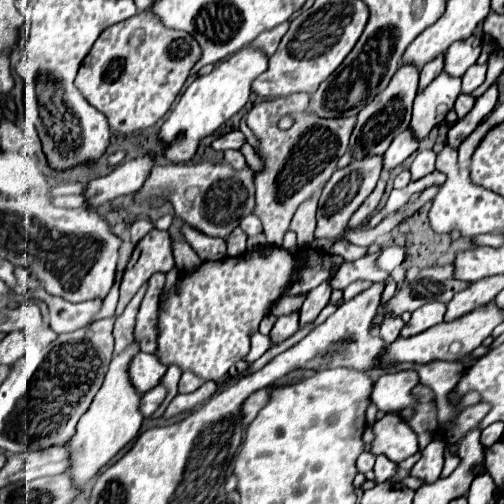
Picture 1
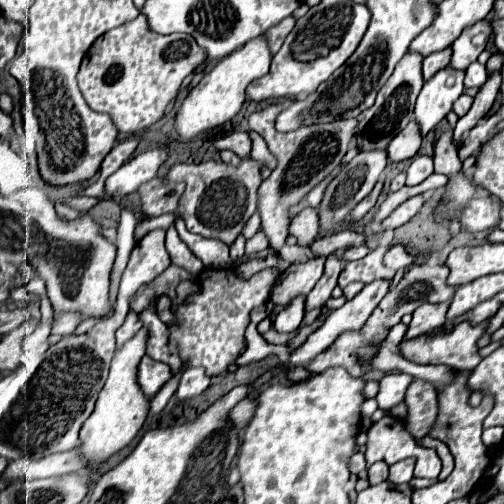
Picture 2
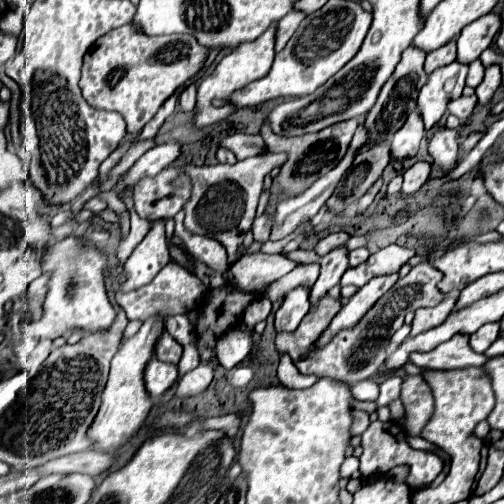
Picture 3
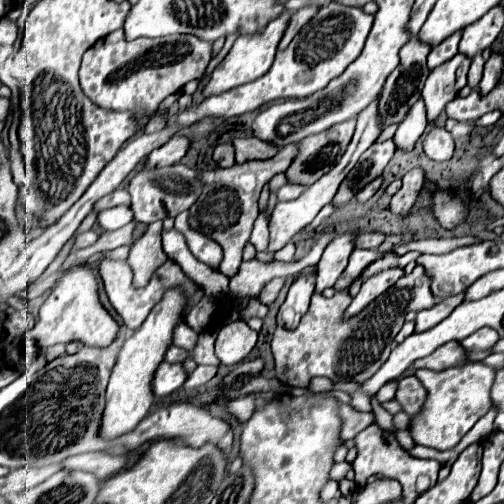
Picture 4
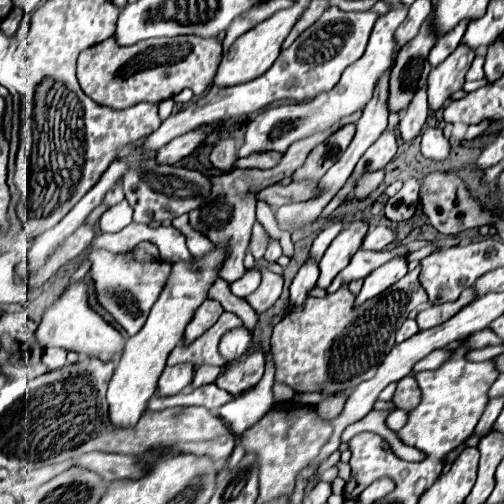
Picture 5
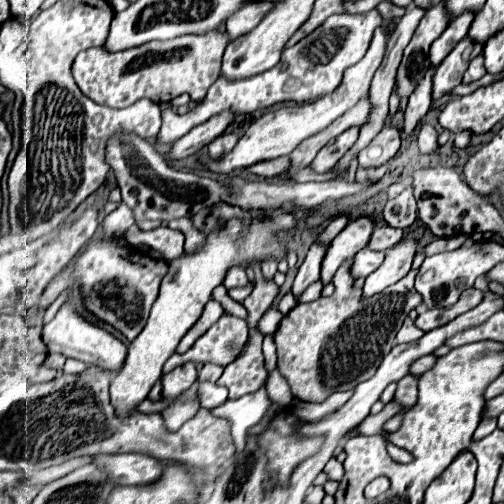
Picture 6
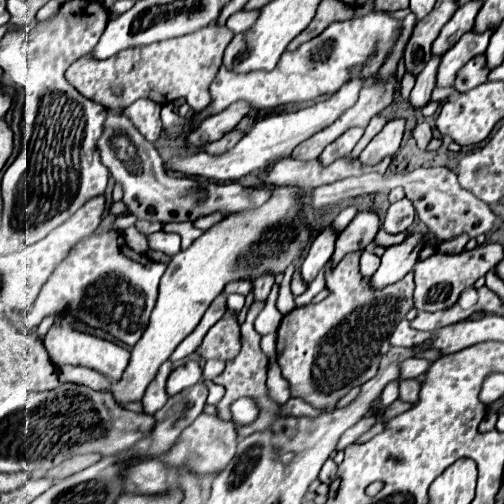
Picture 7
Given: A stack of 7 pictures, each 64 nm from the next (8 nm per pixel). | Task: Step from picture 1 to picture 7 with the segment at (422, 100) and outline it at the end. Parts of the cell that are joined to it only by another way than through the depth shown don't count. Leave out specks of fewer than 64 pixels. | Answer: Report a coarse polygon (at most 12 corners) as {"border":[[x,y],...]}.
{"border":[[492,30],[466,32],[440,60],[436,86],[446,88],[458,70],[484,54]]}

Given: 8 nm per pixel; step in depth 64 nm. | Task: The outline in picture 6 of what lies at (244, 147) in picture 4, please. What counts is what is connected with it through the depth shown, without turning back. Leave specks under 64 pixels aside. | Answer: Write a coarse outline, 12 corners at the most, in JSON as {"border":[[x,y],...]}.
{"border":[[288,156],[256,162],[244,172],[274,178],[288,168]]}

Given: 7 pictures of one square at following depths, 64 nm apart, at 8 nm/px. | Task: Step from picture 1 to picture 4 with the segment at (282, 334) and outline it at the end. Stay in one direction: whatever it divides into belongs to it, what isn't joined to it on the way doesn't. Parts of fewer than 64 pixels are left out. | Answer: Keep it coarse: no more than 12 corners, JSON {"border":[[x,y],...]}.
{"border":[[314,276],[294,280],[276,316],[294,330],[306,314]]}

